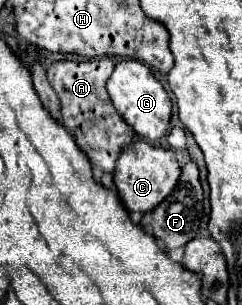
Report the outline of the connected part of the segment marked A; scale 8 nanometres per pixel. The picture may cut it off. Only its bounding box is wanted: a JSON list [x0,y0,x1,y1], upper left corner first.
[48,59,134,173]

